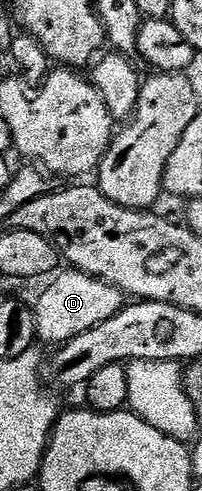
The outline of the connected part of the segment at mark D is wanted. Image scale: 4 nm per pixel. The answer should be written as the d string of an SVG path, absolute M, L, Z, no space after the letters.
M72 268L63 270L38 296L37 302L35 301L37 336L42 343L44 341L57 342L56 344L67 343L75 336L103 324L103 320L111 320L111 316L118 314L127 304L126 294L109 282L103 281L102 278L97 278L93 274L84 274L82 270Z

